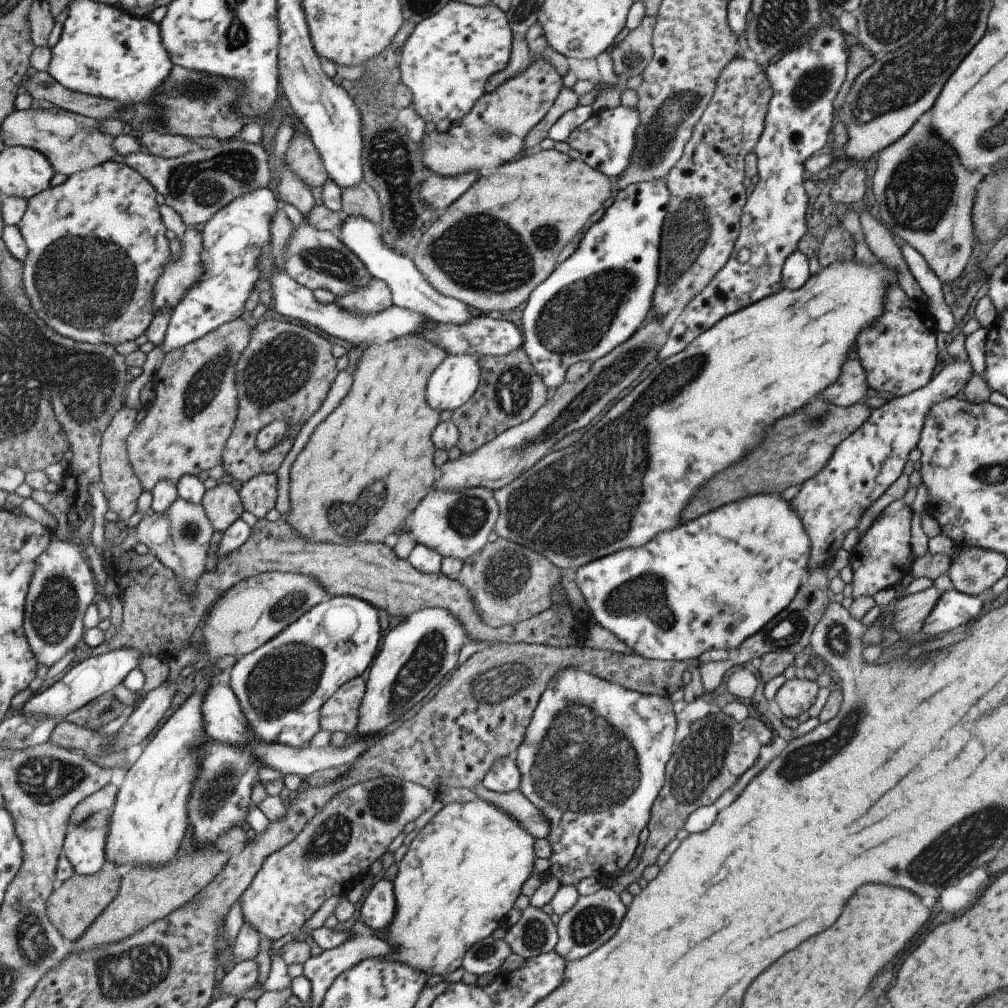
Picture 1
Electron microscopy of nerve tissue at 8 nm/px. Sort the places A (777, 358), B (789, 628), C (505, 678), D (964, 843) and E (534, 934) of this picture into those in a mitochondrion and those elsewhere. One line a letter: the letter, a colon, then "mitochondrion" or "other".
A: other
B: mitochondrion
C: mitochondrion
D: mitochondrion
E: mitochondrion

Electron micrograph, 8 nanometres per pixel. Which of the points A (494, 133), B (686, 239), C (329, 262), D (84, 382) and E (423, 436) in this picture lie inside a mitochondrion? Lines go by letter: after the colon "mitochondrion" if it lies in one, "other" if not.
A: mitochondrion
B: mitochondrion
C: mitochondrion
D: mitochondrion
E: other

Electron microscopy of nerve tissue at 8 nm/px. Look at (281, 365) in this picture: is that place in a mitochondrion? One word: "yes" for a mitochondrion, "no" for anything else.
yes

